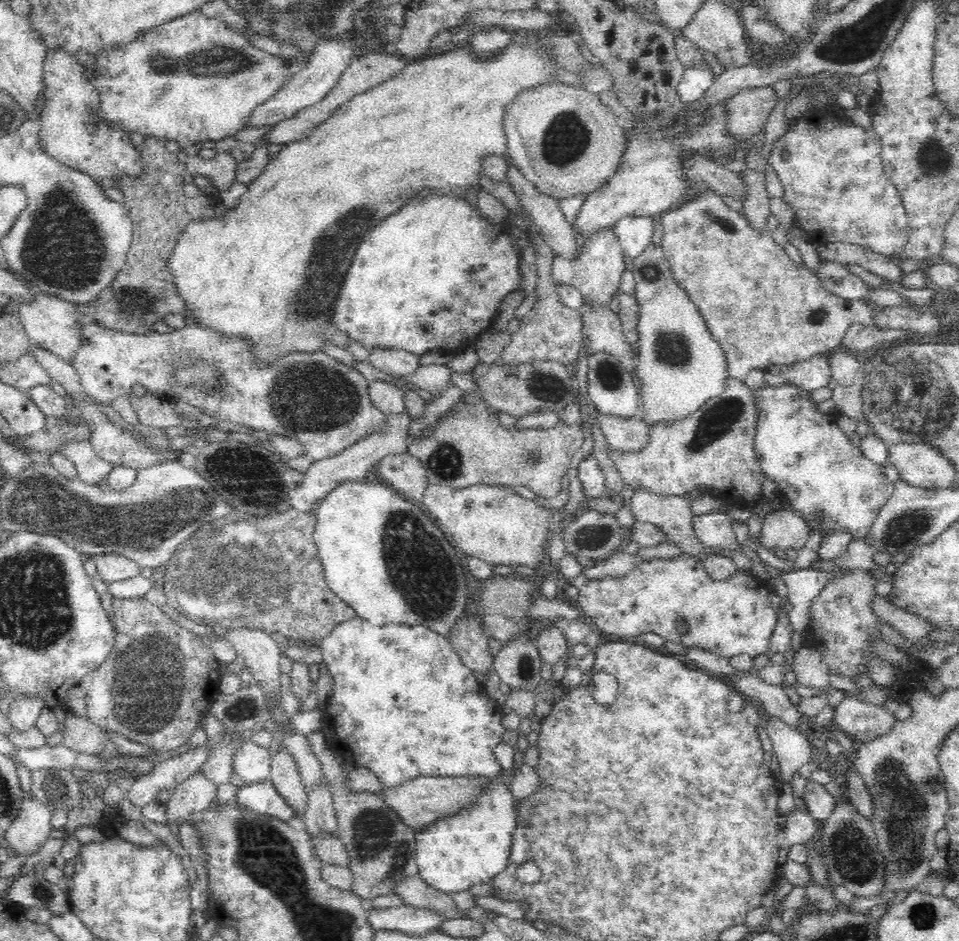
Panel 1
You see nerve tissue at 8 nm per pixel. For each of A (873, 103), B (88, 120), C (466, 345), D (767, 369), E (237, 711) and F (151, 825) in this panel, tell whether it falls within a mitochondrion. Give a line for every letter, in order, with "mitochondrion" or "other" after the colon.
A: other
B: mitochondrion
C: other
D: other
E: mitochondrion
F: other

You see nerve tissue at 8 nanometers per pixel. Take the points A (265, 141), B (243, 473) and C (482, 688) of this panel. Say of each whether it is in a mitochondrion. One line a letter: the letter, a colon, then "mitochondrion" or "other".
A: other
B: mitochondrion
C: other

